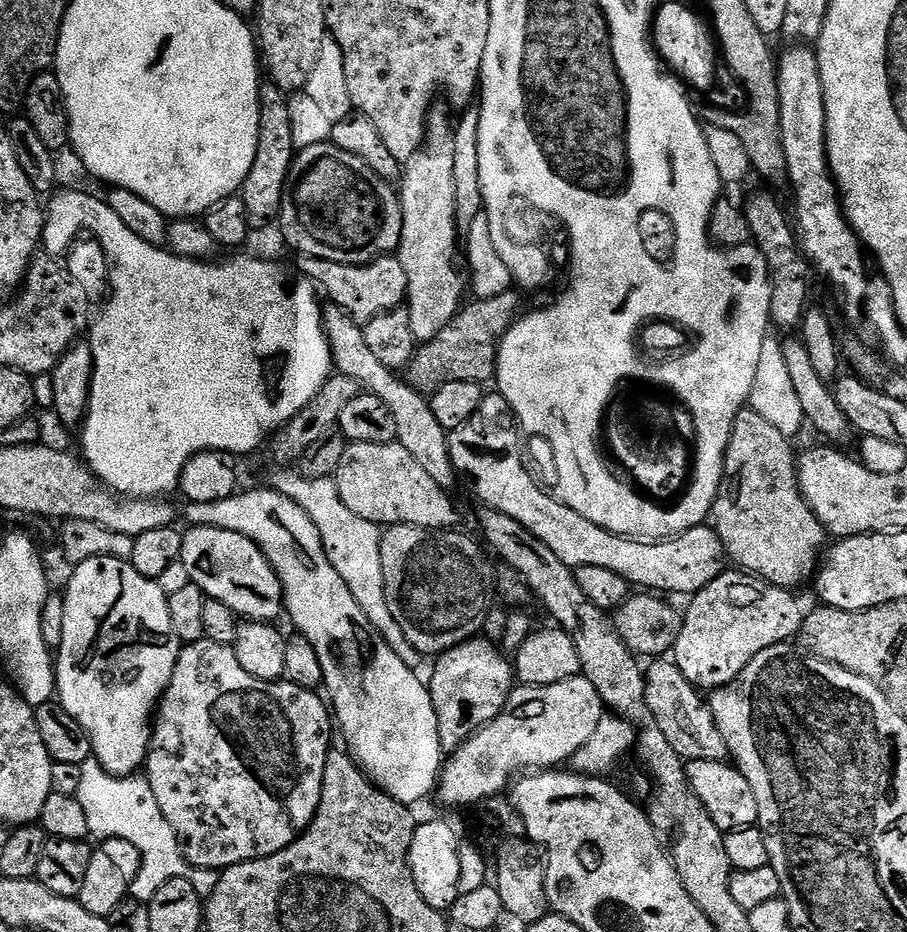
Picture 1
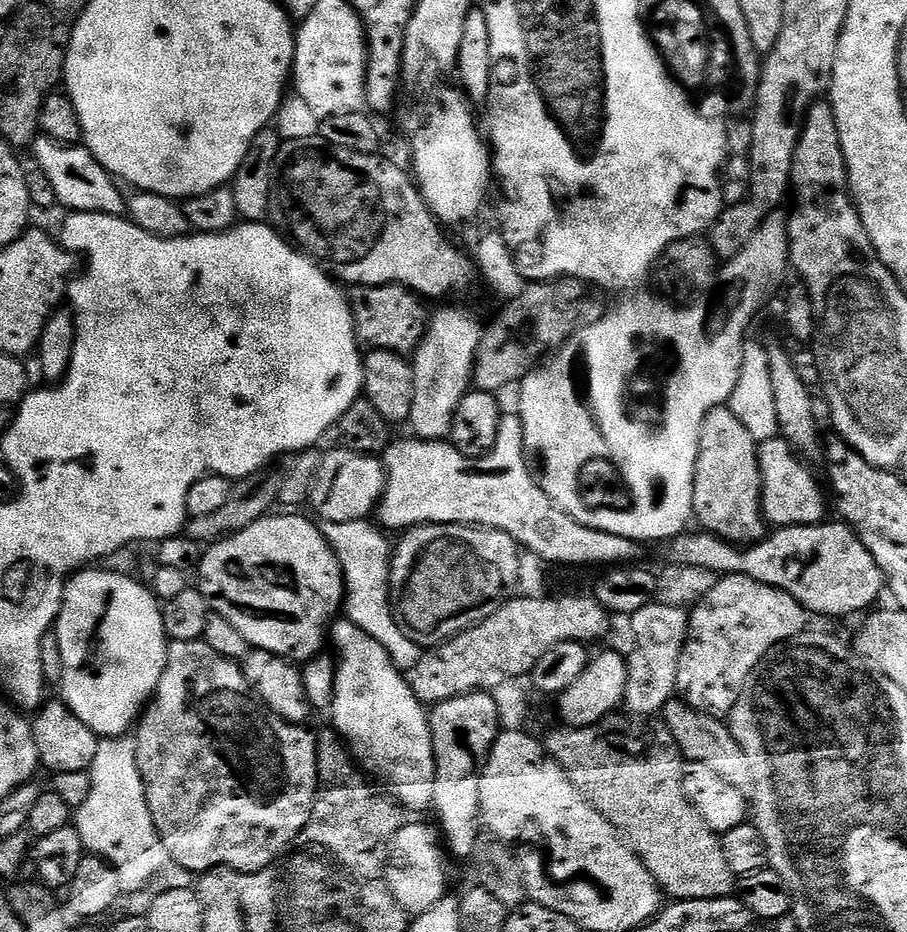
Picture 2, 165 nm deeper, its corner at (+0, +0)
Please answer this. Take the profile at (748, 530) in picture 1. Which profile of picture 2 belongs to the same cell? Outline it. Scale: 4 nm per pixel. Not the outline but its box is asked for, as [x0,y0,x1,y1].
[692,406,766,544]

